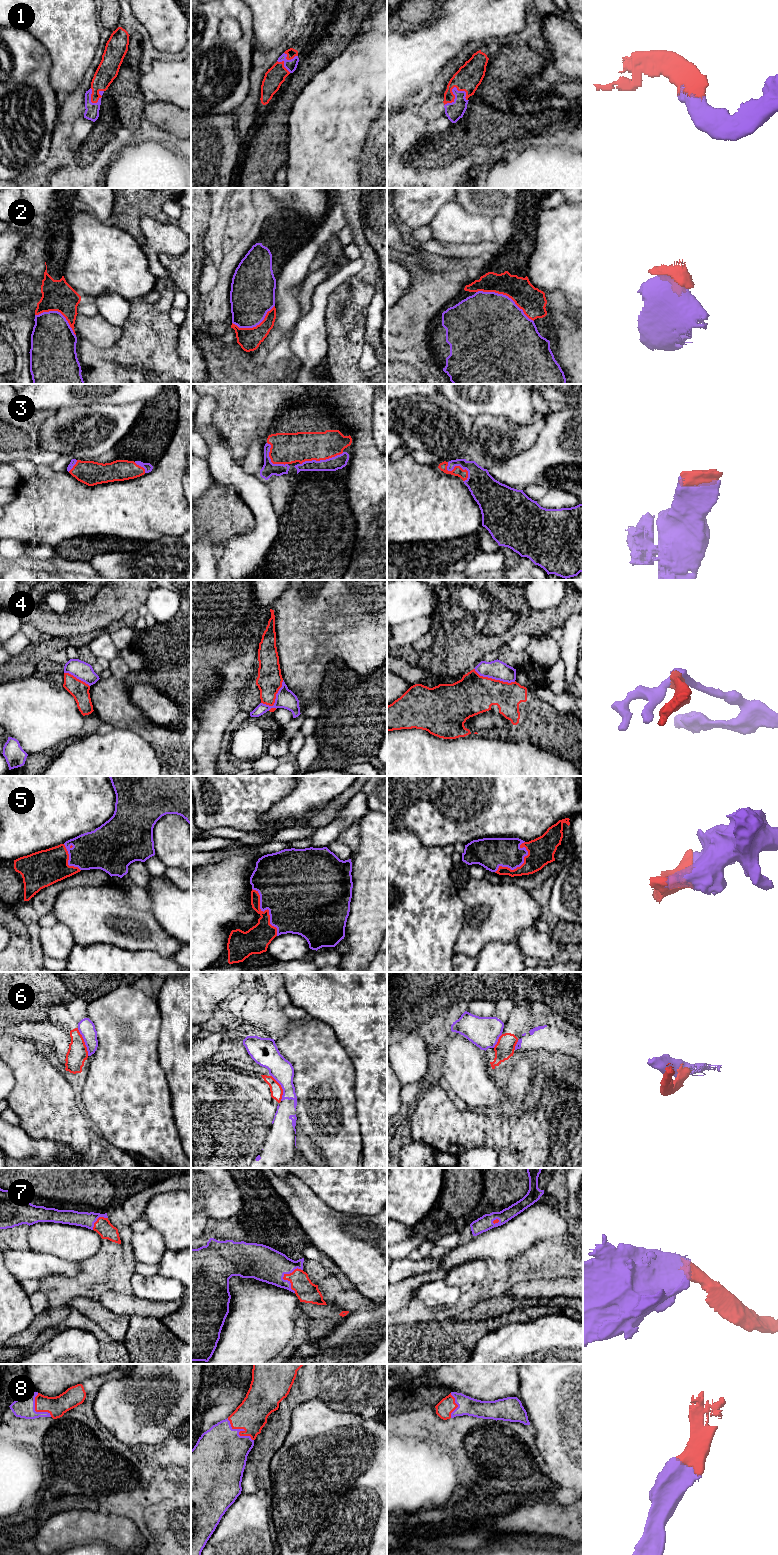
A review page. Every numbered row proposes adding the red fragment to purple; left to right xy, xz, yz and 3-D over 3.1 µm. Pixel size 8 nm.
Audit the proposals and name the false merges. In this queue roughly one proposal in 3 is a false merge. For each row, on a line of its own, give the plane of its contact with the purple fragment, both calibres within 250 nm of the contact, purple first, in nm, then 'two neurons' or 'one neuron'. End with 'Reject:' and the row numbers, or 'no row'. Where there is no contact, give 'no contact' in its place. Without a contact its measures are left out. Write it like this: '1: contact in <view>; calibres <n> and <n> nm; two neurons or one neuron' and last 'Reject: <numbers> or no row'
1: contact in yz; calibres 150 and 200 nm; one neuron
2: contact in yz; calibres 480 and 220 nm; one neuron
3: contact in xz; calibres 110 and 240 nm; one neuron
4: contact in xz; calibres 160 and 200 nm; two neurons
5: contact in xz; calibres 500 and 200 nm; one neuron
6: contact in xy; calibres 140 and 160 nm; two neurons
7: contact in xz; calibres 280 and 170 nm; one neuron
8: contact in xz; calibres 420 and 260 nm; one neuron
Reject: 4, 6

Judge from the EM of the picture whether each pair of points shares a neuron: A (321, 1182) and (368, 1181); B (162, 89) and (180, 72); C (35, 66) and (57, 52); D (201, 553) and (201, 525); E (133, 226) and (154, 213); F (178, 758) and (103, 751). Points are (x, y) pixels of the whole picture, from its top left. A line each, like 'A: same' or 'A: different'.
A: same
B: same
C: different
D: different
E: same
F: different

